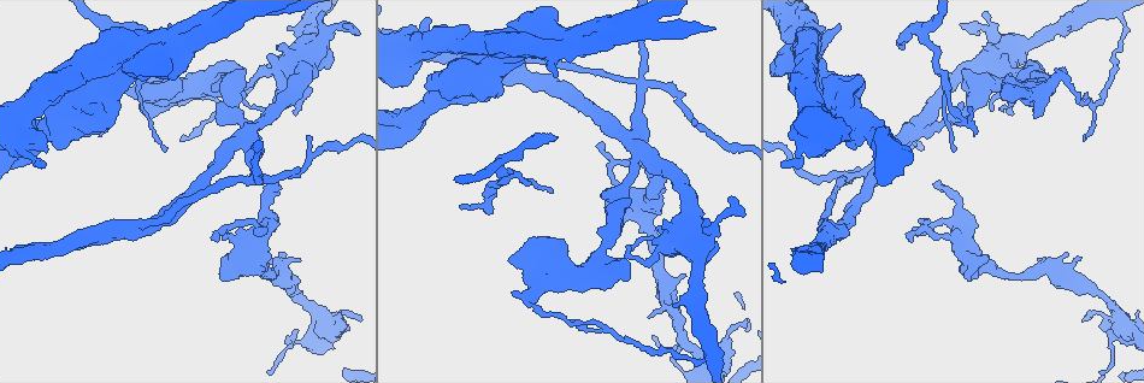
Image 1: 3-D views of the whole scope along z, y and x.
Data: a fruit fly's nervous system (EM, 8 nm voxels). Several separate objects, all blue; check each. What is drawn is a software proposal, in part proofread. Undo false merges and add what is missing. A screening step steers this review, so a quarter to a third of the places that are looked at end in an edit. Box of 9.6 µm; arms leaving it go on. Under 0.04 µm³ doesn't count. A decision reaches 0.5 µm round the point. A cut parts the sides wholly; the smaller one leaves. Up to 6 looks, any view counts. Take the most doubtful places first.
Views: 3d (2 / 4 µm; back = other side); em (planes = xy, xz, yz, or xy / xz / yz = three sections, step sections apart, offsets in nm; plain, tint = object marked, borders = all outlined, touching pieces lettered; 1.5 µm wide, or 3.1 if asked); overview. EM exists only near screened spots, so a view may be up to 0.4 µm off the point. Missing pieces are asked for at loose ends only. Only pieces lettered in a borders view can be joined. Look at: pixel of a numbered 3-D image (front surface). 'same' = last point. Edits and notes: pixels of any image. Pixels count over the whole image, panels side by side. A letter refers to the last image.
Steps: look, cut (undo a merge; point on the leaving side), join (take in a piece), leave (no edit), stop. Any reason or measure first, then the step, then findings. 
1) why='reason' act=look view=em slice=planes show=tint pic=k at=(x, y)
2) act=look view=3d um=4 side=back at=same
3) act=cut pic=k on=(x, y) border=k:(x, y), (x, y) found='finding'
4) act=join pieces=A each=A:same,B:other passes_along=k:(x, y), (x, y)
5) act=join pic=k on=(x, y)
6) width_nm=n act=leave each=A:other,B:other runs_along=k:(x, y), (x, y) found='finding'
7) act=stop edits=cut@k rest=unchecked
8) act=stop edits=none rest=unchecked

why='an open end' act=look view=3d um=2 pic=1 at=(902, 45)

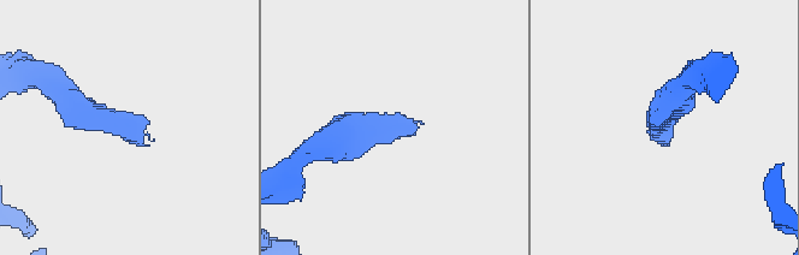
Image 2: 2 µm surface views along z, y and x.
act=look view=em slice=planes show=borders pic=2 at=(145, 134)

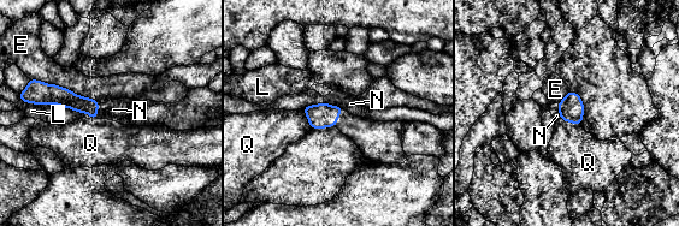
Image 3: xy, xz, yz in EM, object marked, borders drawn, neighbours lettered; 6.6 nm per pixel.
act=leave each=E:other,L:other,N:other,Q:other runs_along=3:(37, 97), (65, 97), (94, 116) found='none of them fits'

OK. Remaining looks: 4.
act=look view=em slice=planes show=tint pic=1 at=(847, 176)

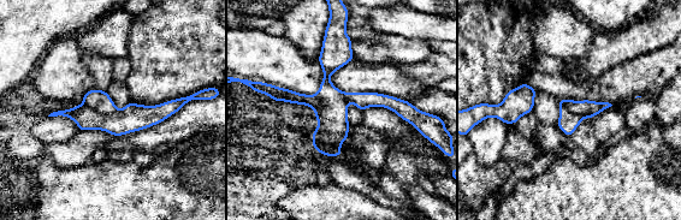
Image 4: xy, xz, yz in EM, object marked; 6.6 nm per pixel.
act=look view=em slice=planes show=borders at=same

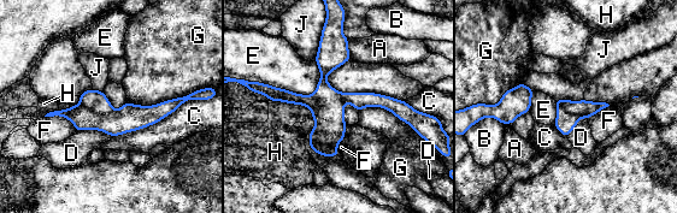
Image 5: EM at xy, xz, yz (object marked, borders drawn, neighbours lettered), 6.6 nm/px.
width_nm=170 longest_contact=C:550nm act=cut pic=5 on=(94, 100) each=A:other,B:other,C:other,D:other,E:other,F:other,G:other,H:other,J:other found='two cells meet here'

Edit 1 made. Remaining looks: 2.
act=stop edits=cut@5 rest=unchecked

